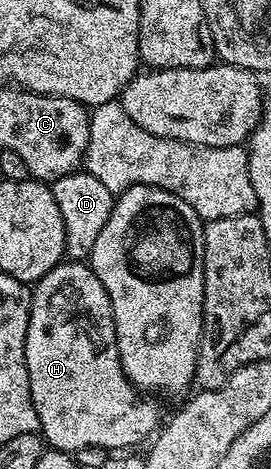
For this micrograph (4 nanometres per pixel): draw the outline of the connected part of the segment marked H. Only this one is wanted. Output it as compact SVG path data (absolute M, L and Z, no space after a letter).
M61 262L34 284L29 329L25 337L25 361L29 389L39 418L39 431L48 448L68 453L89 445L135 449L138 443L146 444L158 432L161 426L159 407L151 399L142 399L135 384L123 372L107 290L86 262Z

